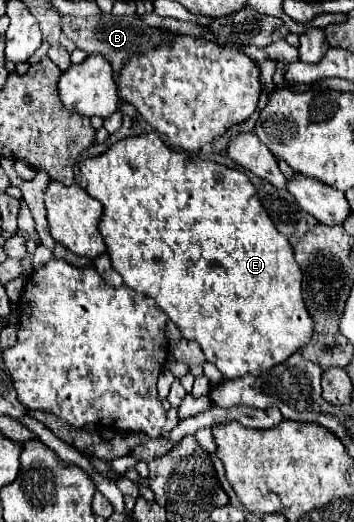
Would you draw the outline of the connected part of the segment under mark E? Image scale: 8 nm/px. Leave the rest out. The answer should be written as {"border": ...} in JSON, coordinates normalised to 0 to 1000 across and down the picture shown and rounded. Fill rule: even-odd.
{"border":[[[427,253],[427,257],[398,257],[398,261],[336,268],[297,295],[285,295],[274,303],[234,307],[229,310],[229,337],[240,345],[240,364],[268,383],[280,383],[297,398],[280,437],[285,437],[285,452],[302,467],[302,487],[319,502],[319,513],[342,525],[347,544],[364,548],[370,556],[393,559],[393,563],[432,571],[449,582],[449,590],[494,617],[494,625],[511,632],[517,648],[551,651],[568,663],[585,693],[607,697],[641,728],[681,724],[698,713],[715,720],[732,720],[732,716],[766,709],[771,701],[805,693],[816,682],[845,674],[879,651],[890,617],[884,617],[884,605],[873,602],[873,594],[856,579],[856,521],[850,521],[845,506],[833,502],[828,475],[822,475],[816,460],[782,444],[777,429],[749,410],[749,402],[732,387],[720,356],[709,352],[709,345],[686,330],[641,322],[641,318],[596,310],[596,307],[534,299],[523,291],[494,291],[494,287],[472,284],[438,253]]]}

